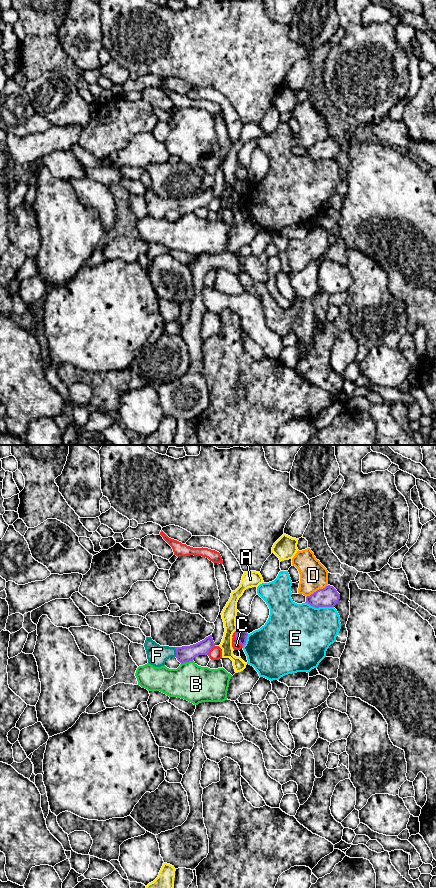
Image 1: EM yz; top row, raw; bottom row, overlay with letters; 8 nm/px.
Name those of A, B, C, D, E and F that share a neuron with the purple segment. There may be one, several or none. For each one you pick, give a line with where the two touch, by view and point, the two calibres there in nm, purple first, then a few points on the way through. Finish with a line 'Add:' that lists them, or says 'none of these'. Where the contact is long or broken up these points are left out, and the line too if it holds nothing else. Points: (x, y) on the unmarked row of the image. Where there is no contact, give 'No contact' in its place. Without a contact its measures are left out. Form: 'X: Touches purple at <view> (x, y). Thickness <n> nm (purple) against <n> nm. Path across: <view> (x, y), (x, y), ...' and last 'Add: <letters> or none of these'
F: Touches purple at yz (176, 204). Thickness 130 nm (purple) against 160 nm. Path across: yz (184, 206), (176, 204), (163, 204), (157, 207)
Add: F

